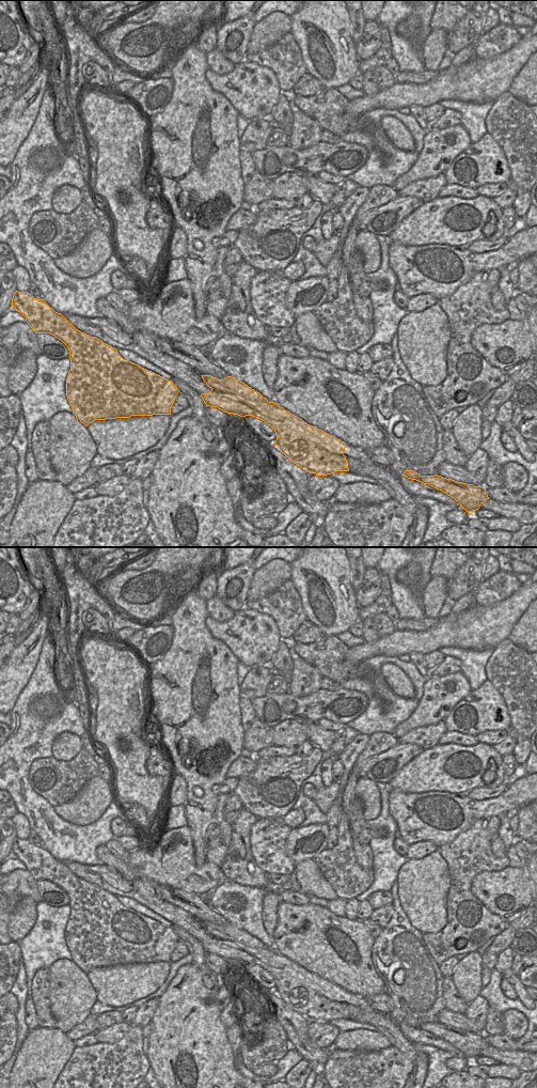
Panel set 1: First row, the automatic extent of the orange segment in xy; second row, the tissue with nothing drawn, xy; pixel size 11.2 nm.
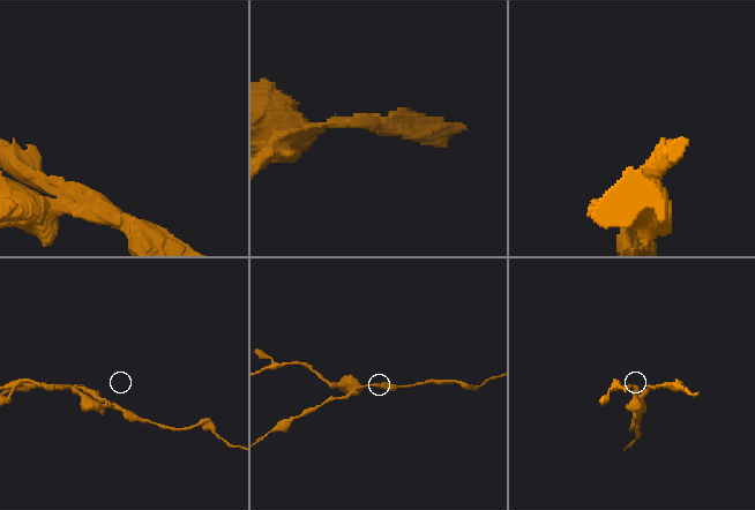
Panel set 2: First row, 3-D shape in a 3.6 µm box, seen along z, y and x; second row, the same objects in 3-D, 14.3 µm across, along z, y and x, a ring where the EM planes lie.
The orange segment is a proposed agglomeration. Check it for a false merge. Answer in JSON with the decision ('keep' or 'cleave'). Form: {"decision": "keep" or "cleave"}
{"decision": "cleave"}

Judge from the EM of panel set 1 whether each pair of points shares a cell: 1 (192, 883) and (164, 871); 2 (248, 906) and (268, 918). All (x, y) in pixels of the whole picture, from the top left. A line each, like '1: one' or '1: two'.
1: one
2: two

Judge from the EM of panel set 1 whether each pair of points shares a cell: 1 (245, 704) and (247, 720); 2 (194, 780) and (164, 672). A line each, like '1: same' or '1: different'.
1: same
2: same

